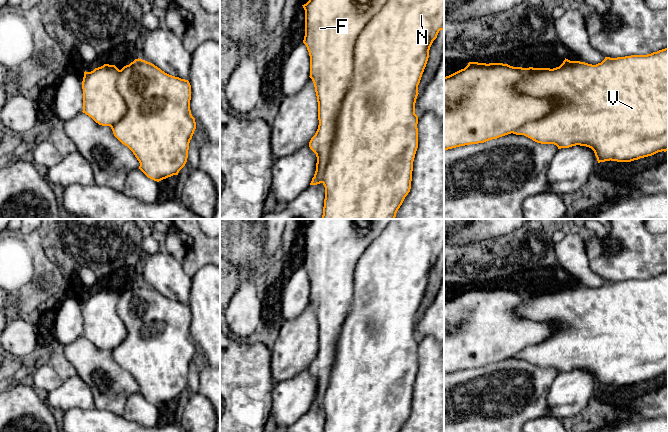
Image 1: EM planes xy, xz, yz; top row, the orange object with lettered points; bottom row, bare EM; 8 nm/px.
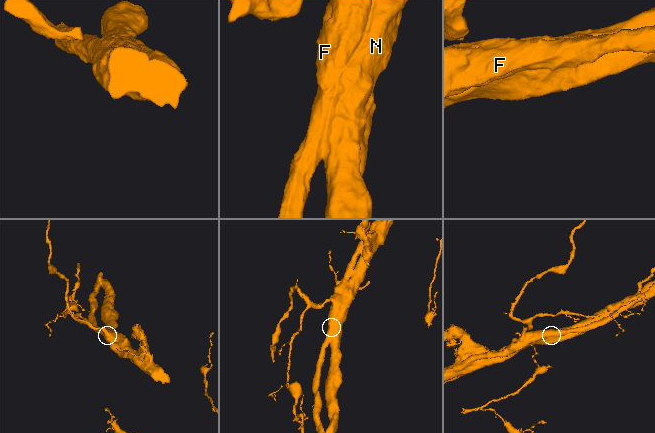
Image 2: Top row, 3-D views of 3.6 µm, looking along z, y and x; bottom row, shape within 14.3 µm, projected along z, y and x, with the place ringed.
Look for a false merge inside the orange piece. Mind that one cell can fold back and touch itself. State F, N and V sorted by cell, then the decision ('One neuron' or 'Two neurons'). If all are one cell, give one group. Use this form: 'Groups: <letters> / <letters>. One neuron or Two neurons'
Groups: F N V. One neuron

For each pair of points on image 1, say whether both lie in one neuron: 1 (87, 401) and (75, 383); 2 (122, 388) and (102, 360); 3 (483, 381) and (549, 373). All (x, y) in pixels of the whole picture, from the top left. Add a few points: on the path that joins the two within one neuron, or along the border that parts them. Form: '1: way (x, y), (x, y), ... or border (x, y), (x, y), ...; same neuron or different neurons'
1: way (83, 397), (75, 387); same neuron
2: way (115, 381), (102, 367); same neuron
3: way (499, 381), (533, 381); same neuron

